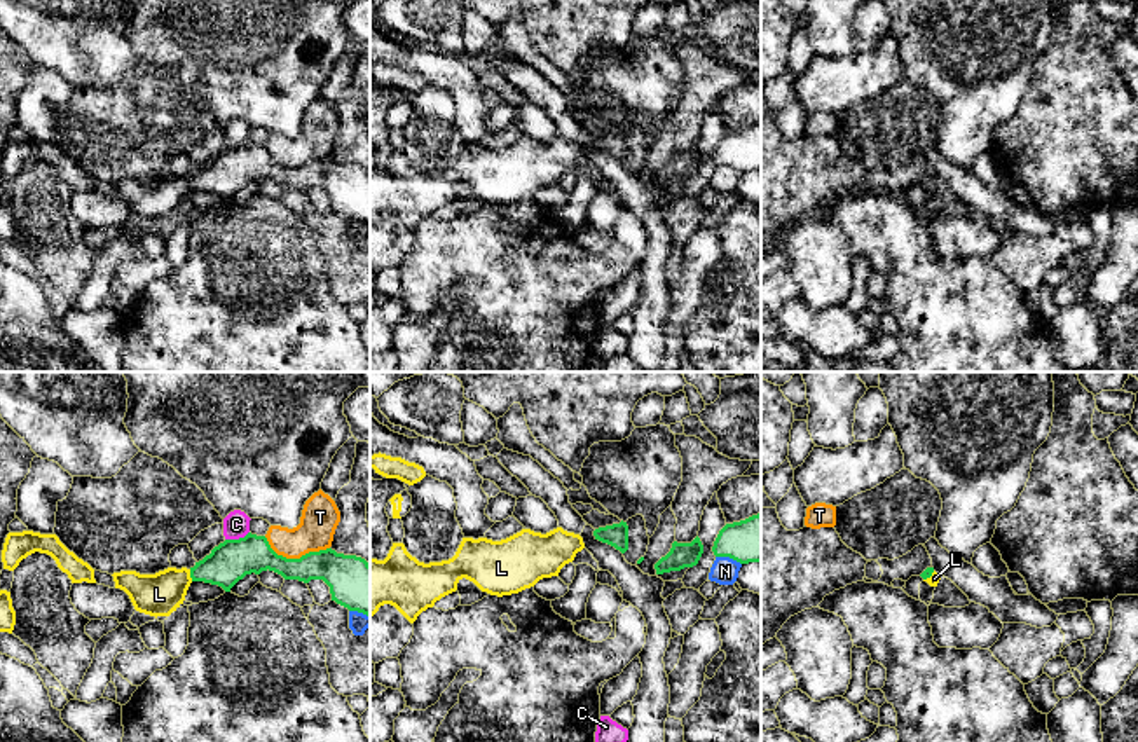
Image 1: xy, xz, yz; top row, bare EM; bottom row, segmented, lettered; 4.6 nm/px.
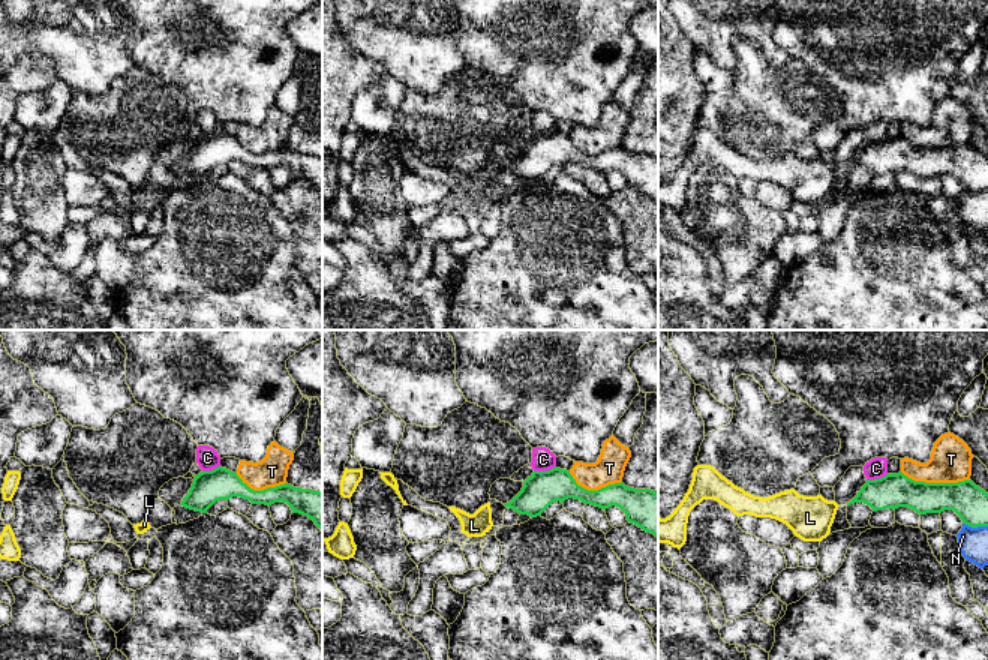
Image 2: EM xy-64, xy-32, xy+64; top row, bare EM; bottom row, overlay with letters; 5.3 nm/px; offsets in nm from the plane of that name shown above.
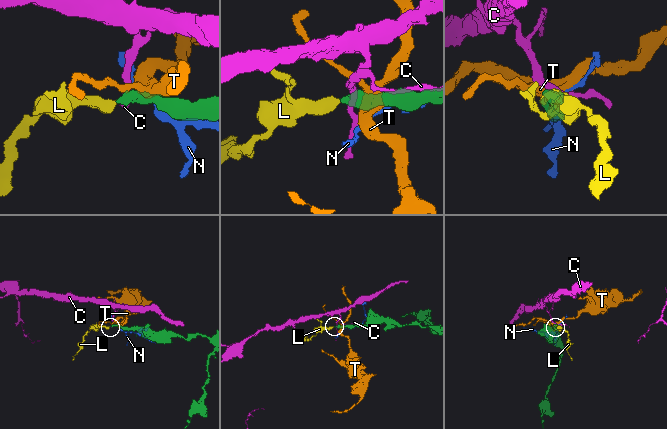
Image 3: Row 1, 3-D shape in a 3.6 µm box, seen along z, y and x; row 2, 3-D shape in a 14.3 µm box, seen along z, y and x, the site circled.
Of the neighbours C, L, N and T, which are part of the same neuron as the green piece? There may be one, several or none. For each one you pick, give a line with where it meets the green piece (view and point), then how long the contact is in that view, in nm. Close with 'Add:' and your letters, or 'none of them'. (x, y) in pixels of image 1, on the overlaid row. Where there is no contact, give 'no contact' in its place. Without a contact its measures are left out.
L: xy (191, 575) | 60 nm
Add: L

